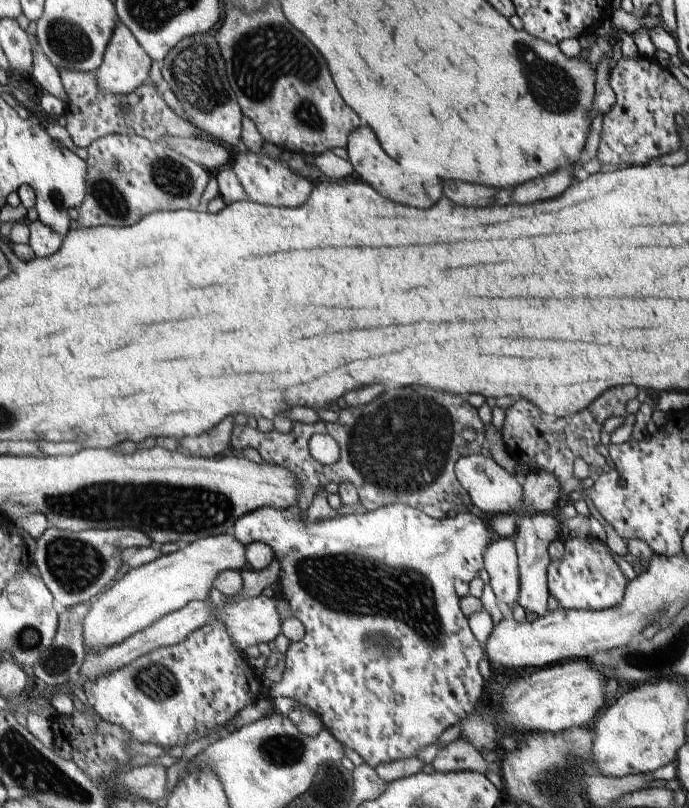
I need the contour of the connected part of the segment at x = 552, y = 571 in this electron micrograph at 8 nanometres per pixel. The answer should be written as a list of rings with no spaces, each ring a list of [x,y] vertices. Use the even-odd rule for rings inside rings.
[[[592,536],[562,541],[565,546],[563,558],[552,561],[547,570],[549,593],[557,598],[560,606],[597,611],[619,605],[630,580],[620,571],[607,545]]]

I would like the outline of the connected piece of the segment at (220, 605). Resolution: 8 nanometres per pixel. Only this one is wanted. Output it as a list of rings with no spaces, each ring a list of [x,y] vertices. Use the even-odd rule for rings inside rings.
[[[215,586],[211,590],[210,602],[213,605],[214,618],[222,621],[226,625],[226,630],[238,648],[246,651],[250,646],[257,644],[266,644],[278,638],[280,632],[280,614],[276,610],[276,602],[274,597],[267,597],[258,595],[257,597],[248,597],[236,599],[235,601],[228,601],[228,597],[221,593]]]

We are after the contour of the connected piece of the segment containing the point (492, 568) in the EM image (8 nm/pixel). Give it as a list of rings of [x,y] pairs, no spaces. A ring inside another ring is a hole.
[[[500,537],[492,541],[486,552],[484,566],[497,600],[508,605],[516,604],[521,580],[514,537]]]

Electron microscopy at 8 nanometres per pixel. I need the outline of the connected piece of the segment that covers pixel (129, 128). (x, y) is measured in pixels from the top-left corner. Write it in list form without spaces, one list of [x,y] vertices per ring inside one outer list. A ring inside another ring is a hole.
[[[60,69],[61,83],[67,94],[67,126],[74,144],[88,148],[94,140],[106,134],[140,135],[151,141],[164,140],[165,137],[198,138],[201,130],[190,121],[178,115],[166,105],[158,87],[153,82],[142,84],[127,95],[113,95],[99,90],[95,71],[69,71]]]

